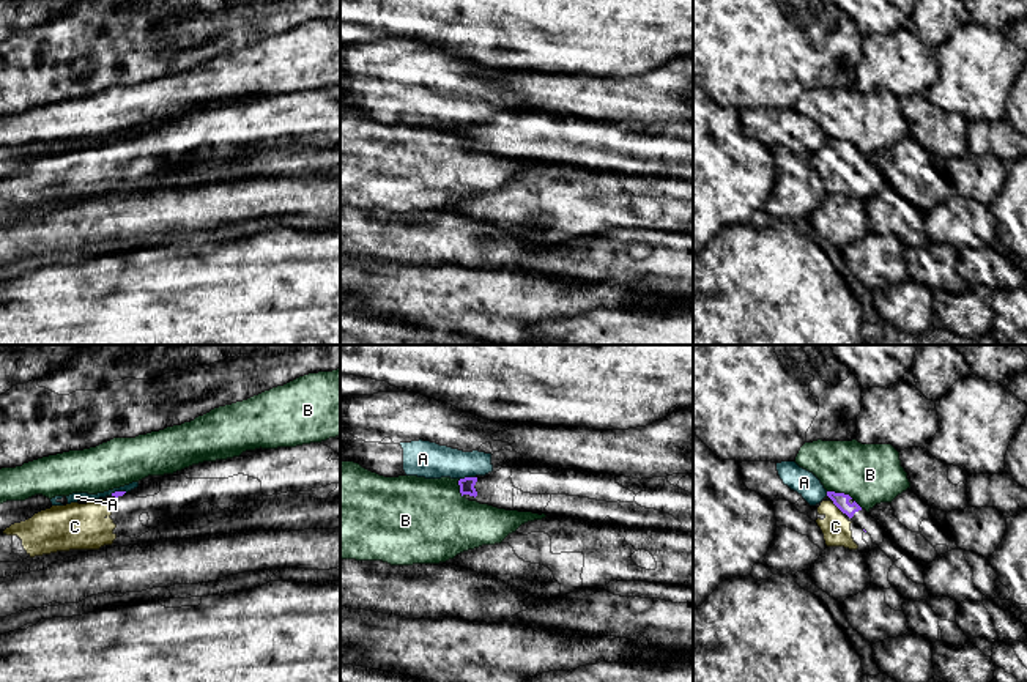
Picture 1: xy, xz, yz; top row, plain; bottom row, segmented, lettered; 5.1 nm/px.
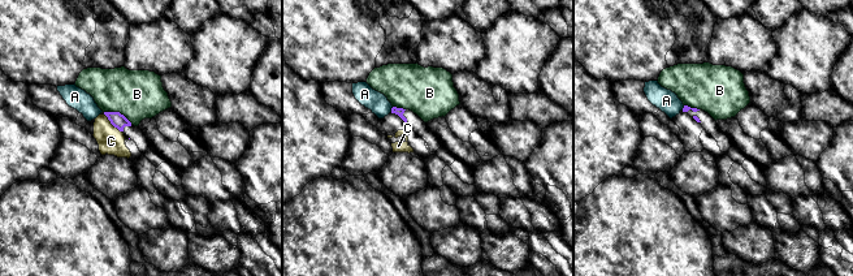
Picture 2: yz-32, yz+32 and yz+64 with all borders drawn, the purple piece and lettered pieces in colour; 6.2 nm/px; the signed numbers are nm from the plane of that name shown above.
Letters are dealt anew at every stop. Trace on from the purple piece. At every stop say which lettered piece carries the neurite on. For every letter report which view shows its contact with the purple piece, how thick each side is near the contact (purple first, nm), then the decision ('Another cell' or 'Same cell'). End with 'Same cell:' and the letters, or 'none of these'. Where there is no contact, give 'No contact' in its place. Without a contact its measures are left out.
A: Touches purple in xz. Thickness 80 nm (purple) against 190 nm. Another cell
B: Touches purple in yz. Thickness 80 nm (purple) against 300 nm. Another cell
C: Touches purple in yz. Thickness 80 nm (purple) against 150 nm. Same cell
Same cell: C

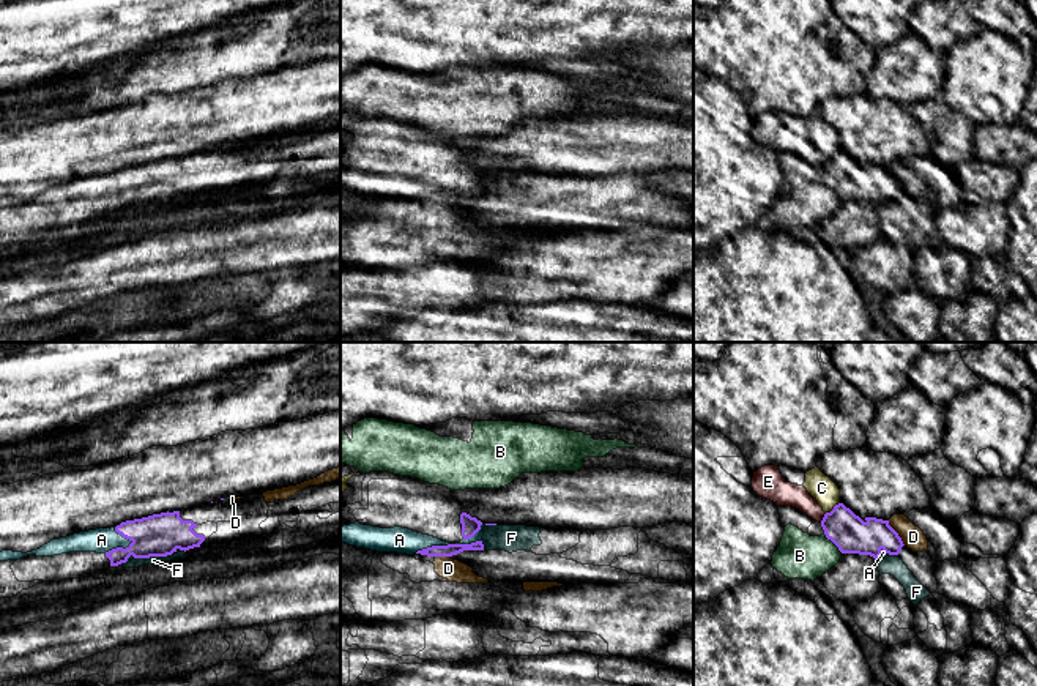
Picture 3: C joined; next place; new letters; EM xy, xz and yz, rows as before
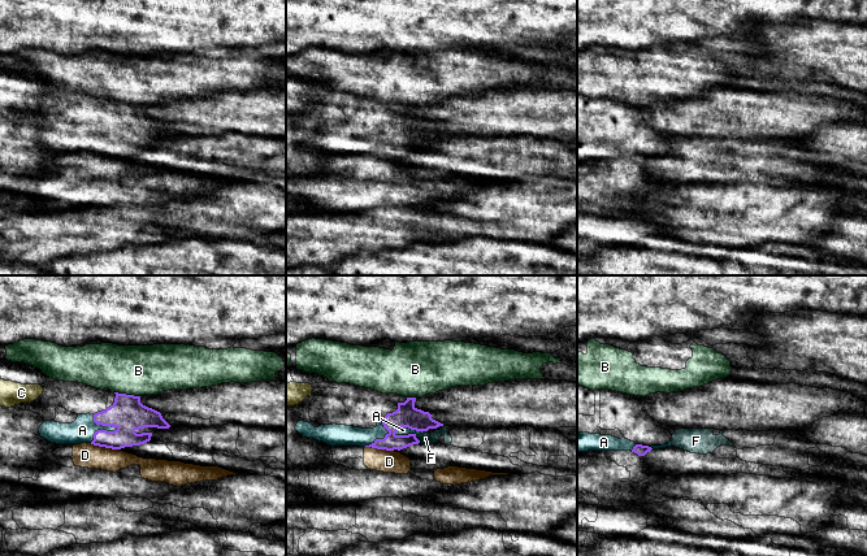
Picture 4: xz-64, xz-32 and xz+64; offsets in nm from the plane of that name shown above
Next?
A: Touches purple in xz. Thickness 60 nm (purple) against 130 nm. Same cell
B: Touches purple in yz. Thickness 190 nm (purple) against 240 nm. Another cell
C: Touches purple in yz. Thickness 190 nm (purple) against 140 nm. Another cell
D: Touches purple in yz. Thickness 190 nm (purple) against 110 nm. Another cell
E: Touches purple in yz. Thickness 190 nm (purple) against 130 nm. Another cell
F: Touches purple in xy. Thickness 220 nm (purple) against 50 nm. Another cell
Same cell: A

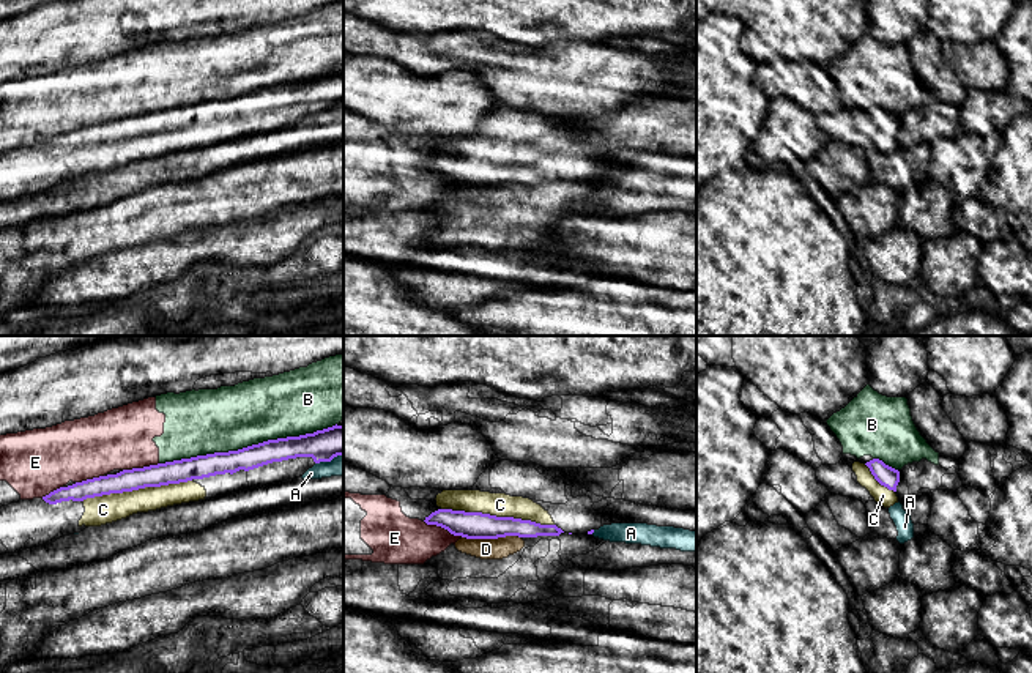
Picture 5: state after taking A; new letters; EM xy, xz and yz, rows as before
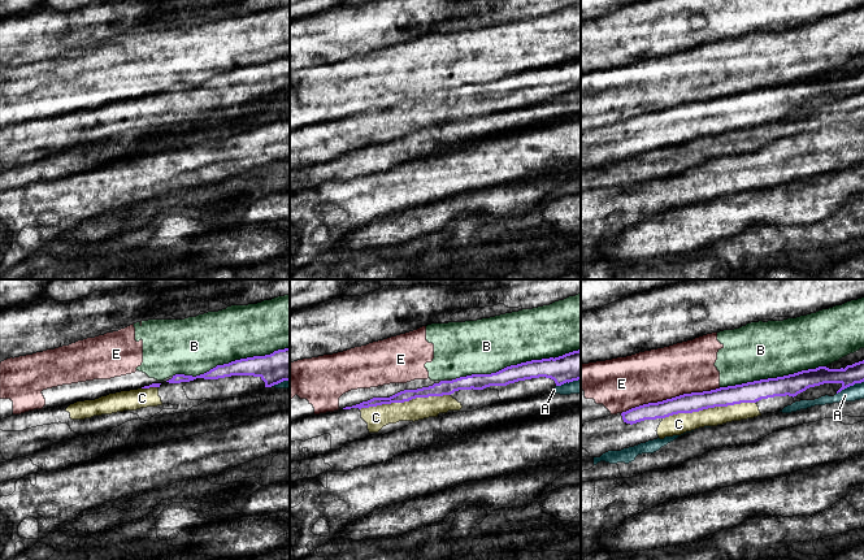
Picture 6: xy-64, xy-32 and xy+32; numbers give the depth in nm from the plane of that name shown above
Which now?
A: Touches purple in xy. Thickness 160 nm (purple) against 100 nm. Another cell
B: Touches purple in xy. Thickness 120 nm (purple) against 320 nm. Another cell
C: Touches purple in xz. Thickness 140 nm (purple) against 120 nm. Same cell
D: Touches purple in xz. Thickness 140 nm (purple) against 110 nm. Another cell
E: Touches purple in xz. Thickness 140 nm (purple) against 260 nm. Another cell
Same cell: C

